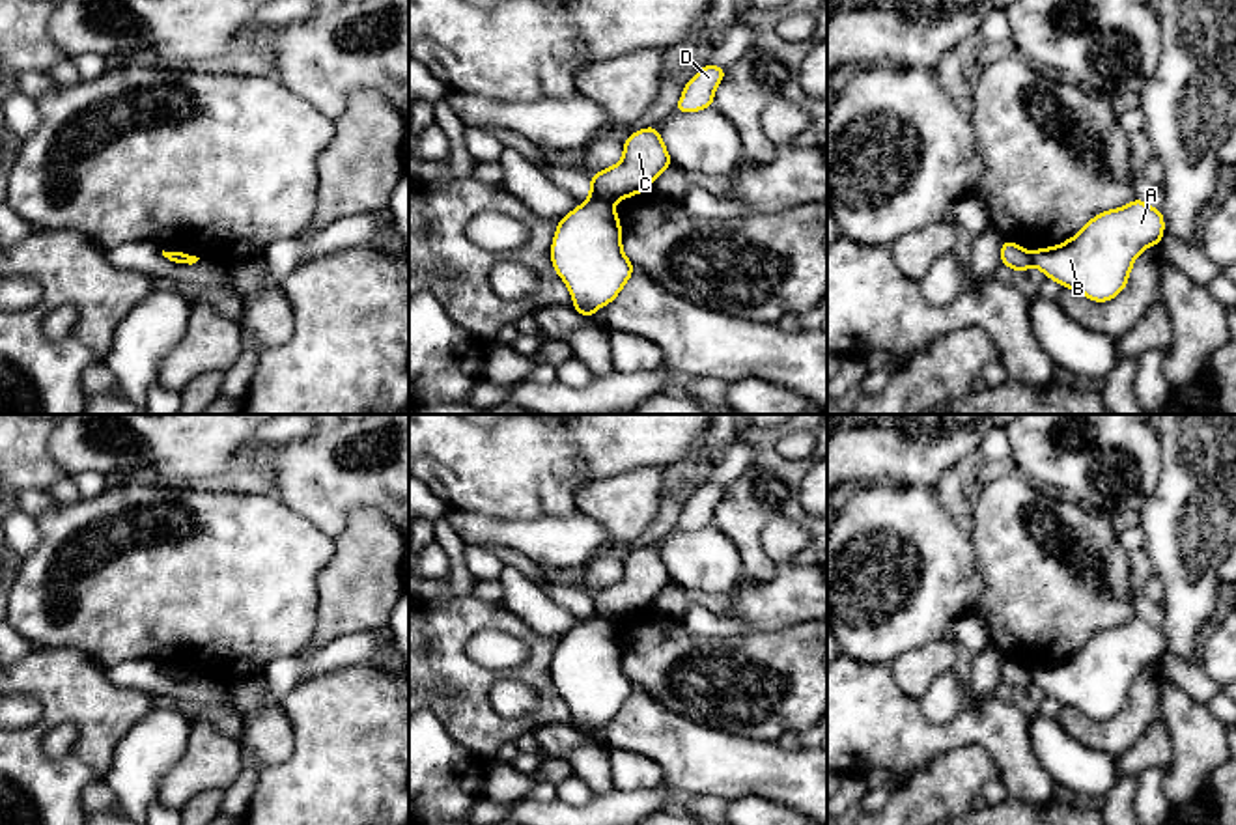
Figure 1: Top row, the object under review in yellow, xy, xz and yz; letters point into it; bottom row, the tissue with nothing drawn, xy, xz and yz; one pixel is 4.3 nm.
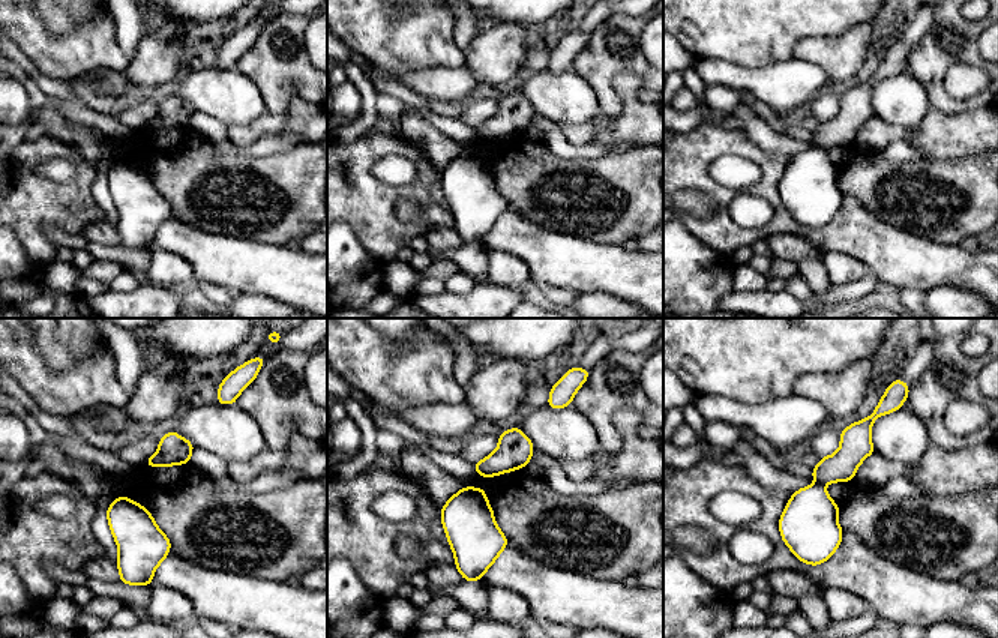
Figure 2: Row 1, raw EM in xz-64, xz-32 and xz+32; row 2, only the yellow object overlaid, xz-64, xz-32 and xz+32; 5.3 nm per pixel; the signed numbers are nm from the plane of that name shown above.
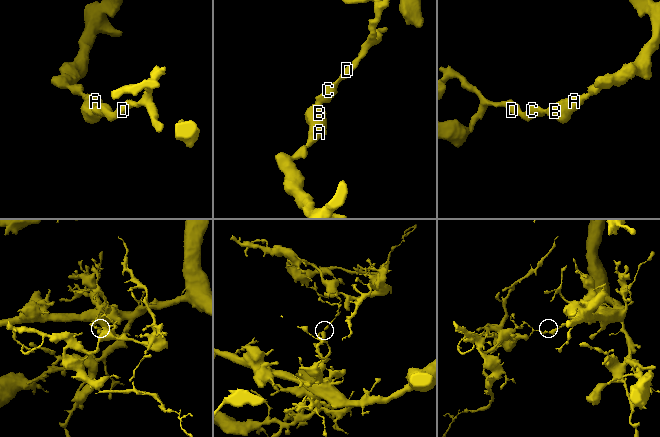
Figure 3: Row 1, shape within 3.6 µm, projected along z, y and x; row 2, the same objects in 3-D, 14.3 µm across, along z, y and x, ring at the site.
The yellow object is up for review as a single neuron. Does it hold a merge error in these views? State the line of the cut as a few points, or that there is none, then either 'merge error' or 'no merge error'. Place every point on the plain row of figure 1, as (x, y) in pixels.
cut in xz along (590, 613), (611, 622); merge error

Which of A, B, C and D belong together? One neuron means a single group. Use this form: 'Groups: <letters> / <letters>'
Groups: A B / C D

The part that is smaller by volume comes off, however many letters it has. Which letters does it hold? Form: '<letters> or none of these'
C, D

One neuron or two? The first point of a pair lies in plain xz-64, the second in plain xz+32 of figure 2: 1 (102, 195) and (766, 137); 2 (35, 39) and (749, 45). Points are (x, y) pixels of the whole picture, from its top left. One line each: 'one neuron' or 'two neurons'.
1: one neuron
2: one neuron

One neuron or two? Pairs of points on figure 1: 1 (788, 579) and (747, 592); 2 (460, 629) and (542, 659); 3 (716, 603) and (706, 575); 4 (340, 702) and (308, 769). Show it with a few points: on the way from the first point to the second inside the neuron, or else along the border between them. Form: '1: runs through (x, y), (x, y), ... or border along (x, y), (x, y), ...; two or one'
1: runs through (779, 588), (775, 592), (757, 592); one
2: runs through (482, 620), (506, 620), (529, 637); one
3: border along (673, 583), (689, 590), (730, 592); two
4: runs through (340, 719), (340, 738), (325, 753); one

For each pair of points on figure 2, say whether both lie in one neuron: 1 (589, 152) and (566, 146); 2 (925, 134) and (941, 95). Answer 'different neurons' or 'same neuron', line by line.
1: same neuron
2: different neurons

